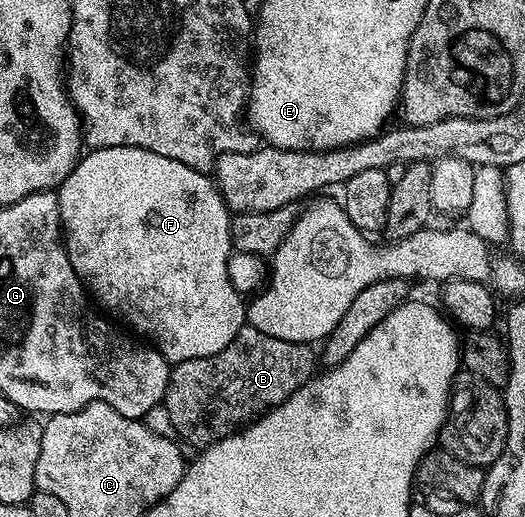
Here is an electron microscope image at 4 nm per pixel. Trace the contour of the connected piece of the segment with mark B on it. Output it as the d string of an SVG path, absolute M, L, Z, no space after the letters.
M243 326L220 354L188 358L171 367L164 409L174 427L173 435L201 450L242 431L265 412L283 404L315 375L314 360L316 364L316 352L311 345L272 338L264 330Z

